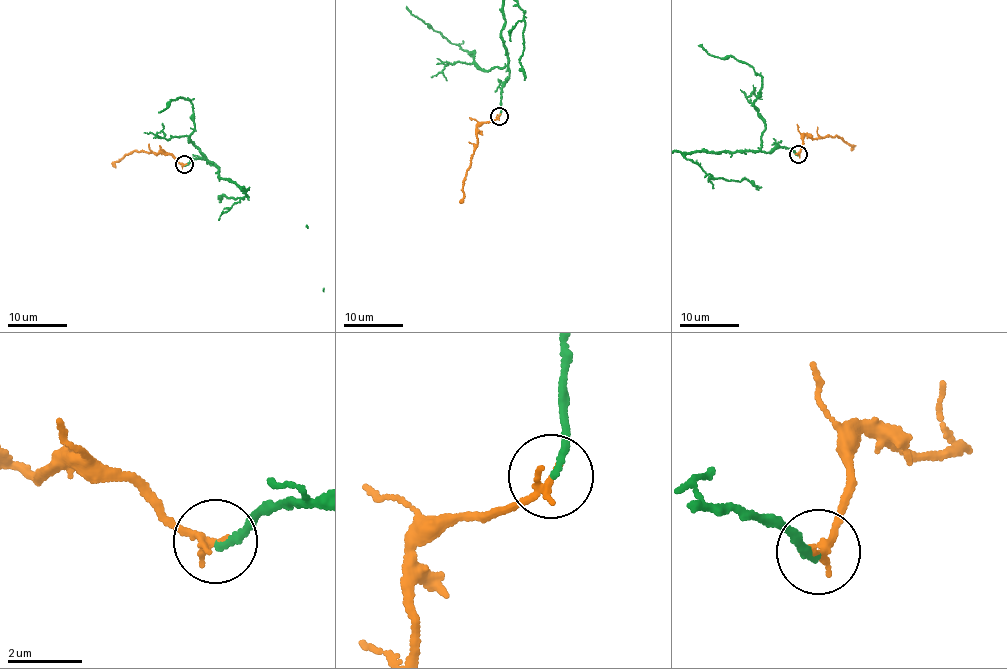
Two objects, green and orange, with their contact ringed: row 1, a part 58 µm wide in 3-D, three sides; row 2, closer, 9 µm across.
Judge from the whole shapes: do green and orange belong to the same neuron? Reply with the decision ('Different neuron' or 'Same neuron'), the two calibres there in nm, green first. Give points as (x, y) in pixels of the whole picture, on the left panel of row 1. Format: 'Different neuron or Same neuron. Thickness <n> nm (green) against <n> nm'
Same neuron. Thickness 170 nm (green) against 240 nm

